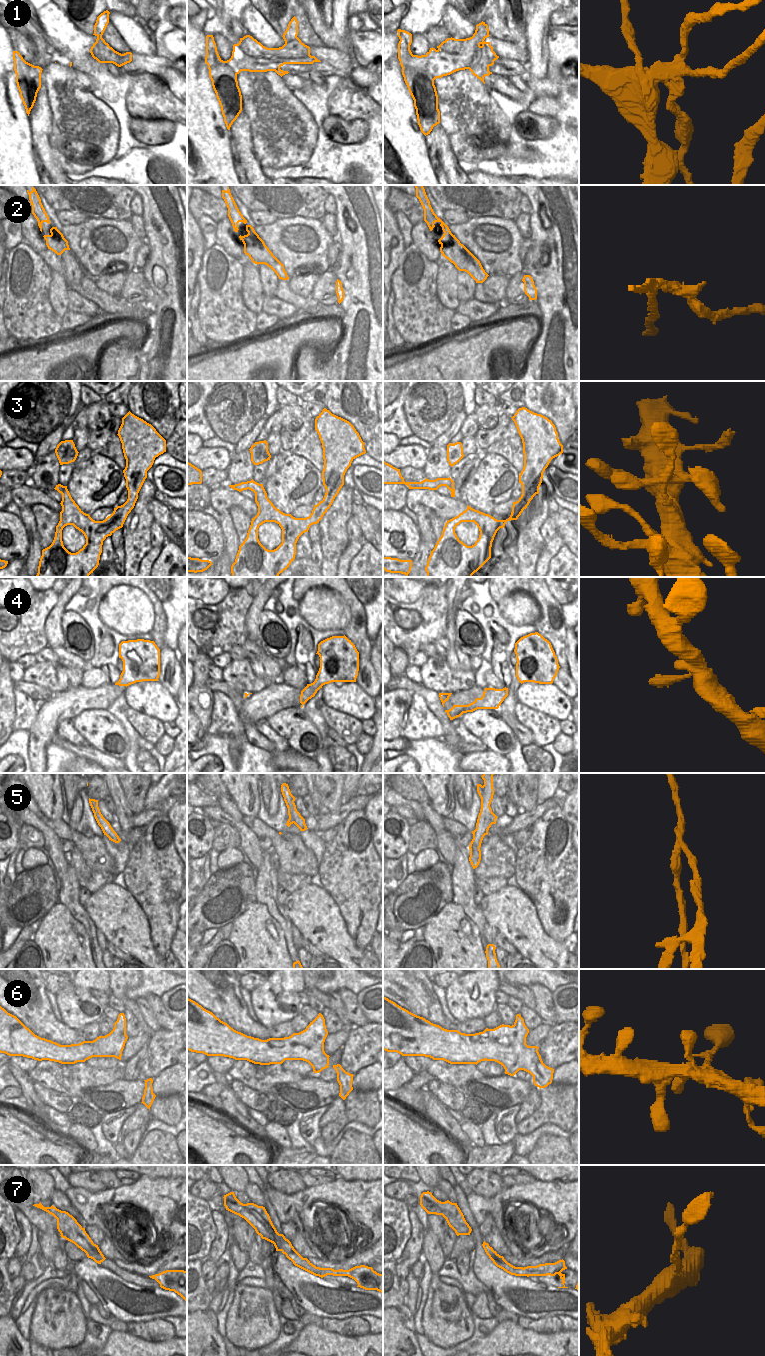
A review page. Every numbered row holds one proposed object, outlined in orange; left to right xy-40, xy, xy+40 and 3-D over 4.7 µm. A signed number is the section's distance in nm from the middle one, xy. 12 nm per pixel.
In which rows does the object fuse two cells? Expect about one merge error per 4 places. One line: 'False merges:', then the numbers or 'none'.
False merges: 1, 2, 5, 7

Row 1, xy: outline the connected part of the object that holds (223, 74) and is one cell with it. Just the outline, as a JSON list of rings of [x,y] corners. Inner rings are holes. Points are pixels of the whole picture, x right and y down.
[[[213,35],[206,36],[206,57],[209,76],[221,107],[228,130],[242,111],[242,95],[237,75],[241,71],[258,72],[243,60],[245,53],[238,44],[233,45],[232,56],[223,61],[217,51]]]

